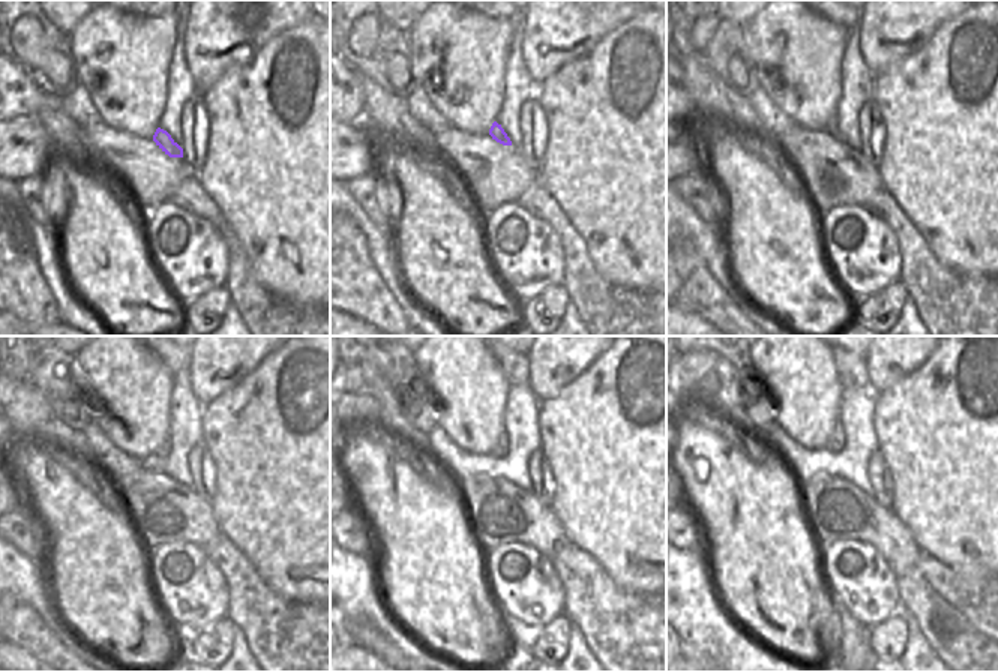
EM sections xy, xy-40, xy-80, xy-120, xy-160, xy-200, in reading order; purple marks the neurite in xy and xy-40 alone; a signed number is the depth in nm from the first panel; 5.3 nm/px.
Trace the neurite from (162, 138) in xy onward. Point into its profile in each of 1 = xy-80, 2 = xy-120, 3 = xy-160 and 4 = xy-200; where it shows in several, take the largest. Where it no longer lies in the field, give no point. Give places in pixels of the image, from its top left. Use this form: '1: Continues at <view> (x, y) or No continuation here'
1: Continues at xy-80 (832, 125)
2: Continues at xy-120 (162, 452)
3: Continues at xy-160 (500, 449)
4: Continues at xy-200 (835, 444).

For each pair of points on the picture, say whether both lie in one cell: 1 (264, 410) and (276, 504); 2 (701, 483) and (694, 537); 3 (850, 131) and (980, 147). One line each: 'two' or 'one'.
1: one
2: two
3: two

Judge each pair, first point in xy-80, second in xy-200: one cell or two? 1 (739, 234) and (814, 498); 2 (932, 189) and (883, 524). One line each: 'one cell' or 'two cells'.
1: two cells
2: two cells

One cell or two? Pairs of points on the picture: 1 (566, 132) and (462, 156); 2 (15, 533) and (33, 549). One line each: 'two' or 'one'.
1: two
2: one

